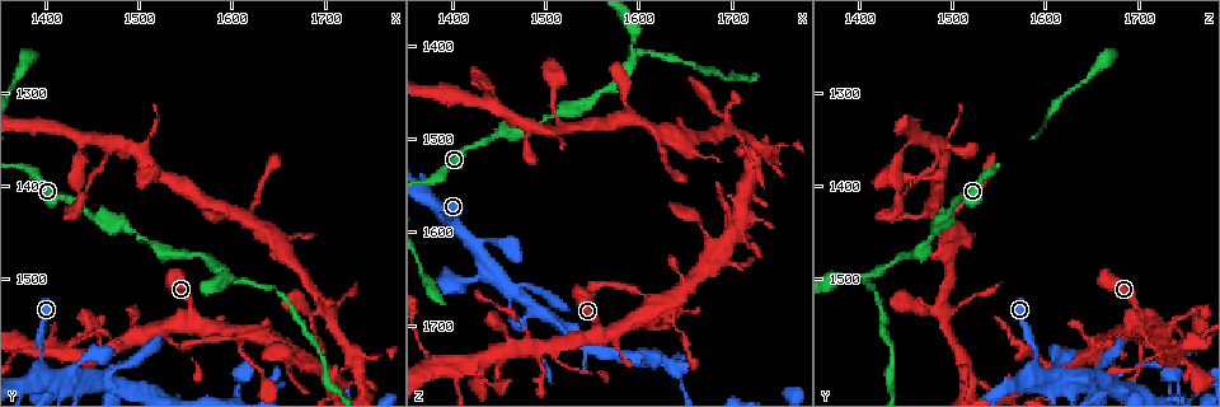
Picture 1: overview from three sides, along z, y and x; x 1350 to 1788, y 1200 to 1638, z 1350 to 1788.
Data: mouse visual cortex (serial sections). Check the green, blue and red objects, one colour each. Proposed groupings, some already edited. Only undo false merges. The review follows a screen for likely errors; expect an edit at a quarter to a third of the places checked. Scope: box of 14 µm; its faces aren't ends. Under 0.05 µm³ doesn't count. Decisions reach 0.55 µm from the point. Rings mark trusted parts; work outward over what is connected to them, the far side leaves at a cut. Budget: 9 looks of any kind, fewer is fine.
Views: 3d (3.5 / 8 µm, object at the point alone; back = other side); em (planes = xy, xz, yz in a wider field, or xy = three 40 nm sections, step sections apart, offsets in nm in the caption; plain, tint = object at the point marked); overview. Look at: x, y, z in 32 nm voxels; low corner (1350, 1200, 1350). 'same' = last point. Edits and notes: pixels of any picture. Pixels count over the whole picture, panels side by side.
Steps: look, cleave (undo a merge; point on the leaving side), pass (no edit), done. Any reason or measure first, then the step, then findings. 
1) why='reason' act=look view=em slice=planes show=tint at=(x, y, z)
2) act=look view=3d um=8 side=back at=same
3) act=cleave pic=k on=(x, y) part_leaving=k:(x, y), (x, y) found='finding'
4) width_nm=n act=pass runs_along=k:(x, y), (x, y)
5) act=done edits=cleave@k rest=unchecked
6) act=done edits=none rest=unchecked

why='four-way junction' act=look view=3d um=3.5 at=(1465, 1605, 1665)

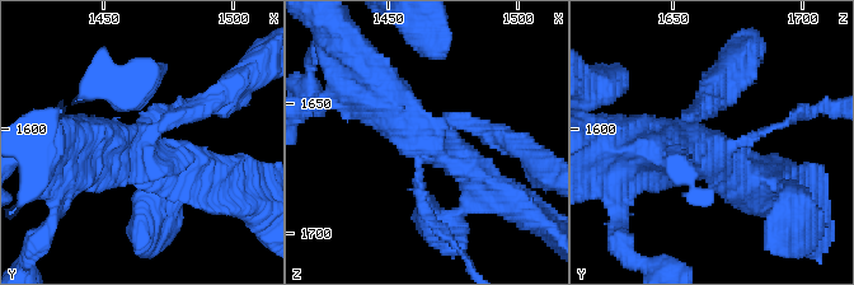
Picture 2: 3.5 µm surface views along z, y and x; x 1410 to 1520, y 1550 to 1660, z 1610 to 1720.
arms=4 arm_widths_nm=150,150,400,600 act=look view=em slice=xy step=5 show=tint at=(1466, 1605, 1661)

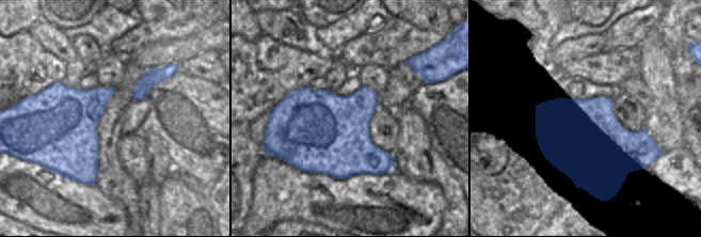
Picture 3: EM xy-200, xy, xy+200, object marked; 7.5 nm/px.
act=cleave pic=2 on=(144, 120) found='a second cell is stuck on'

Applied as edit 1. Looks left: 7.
why='small branch off a trunk' act=look view=3d um=8 at=(1510, 1555, 1730)

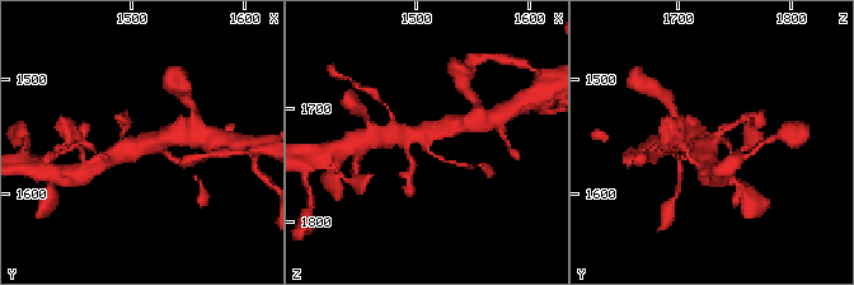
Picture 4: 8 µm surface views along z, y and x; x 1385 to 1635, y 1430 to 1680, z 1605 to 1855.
why='zoom in' act=look view=3d um=3.5 side=back at=(1510, 1556, 1732)

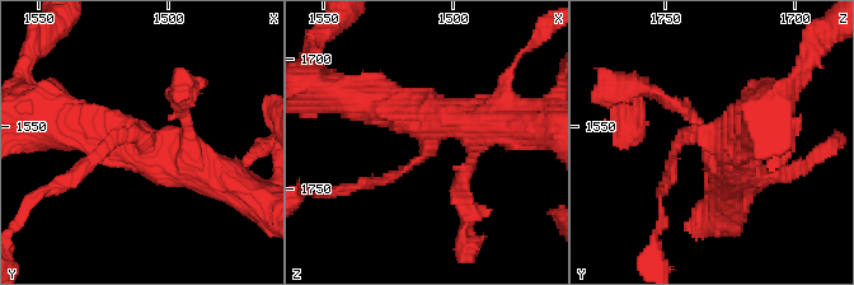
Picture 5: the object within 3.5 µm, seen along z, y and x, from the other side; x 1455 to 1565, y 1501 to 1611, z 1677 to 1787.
arms=3 arm_widths_nm=150,500,500 act=look view=em slice=xy step=3 show=tint at=(1509, 1556, 1733)

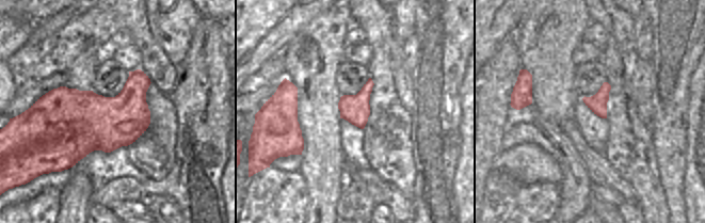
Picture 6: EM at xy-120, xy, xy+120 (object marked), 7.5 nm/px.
act=pass runs_along=5:(747, 131), (735, 150), (683, 135), (672, 171) found='all the same cell'

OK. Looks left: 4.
why='four arms meet' act=look view=3d um=3.5 at=(1700, 1535, 1485)

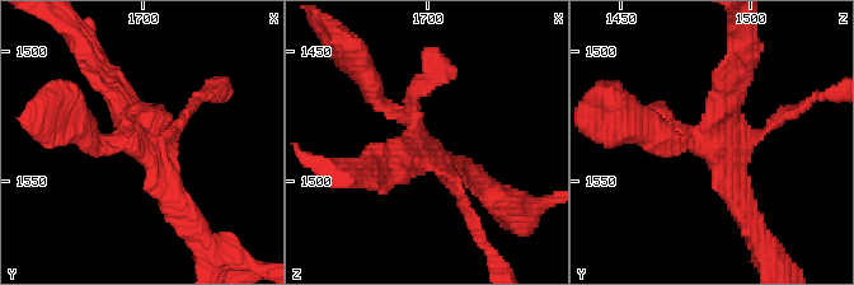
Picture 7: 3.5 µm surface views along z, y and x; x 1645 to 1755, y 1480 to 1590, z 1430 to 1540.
why='shape alone is not enough' act=look view=em slice=xy step=2 show=tint at=(1699, 1534, 1487)

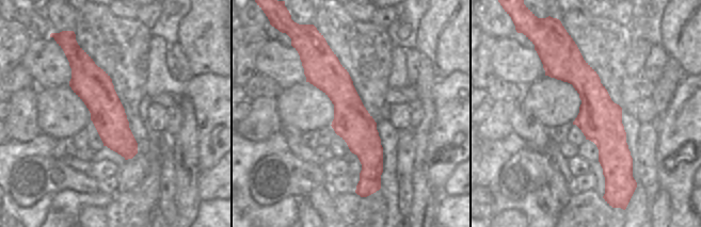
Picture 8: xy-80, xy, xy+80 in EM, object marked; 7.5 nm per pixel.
act=look view=em slice=xy step=1 show=tint at=same

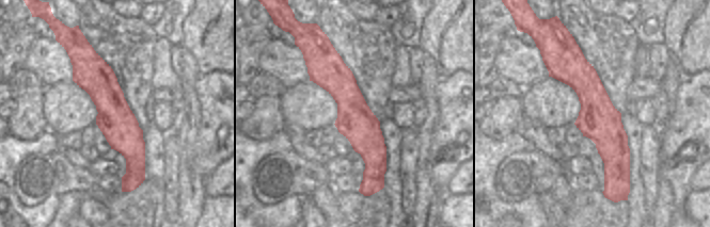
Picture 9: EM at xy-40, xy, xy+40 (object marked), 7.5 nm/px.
act=pass runs_along=9:(573, 44), (611, 139), (606, 180) found='one cell here'

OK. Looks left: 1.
act=done edits=cleave@2 rest=unchecked

